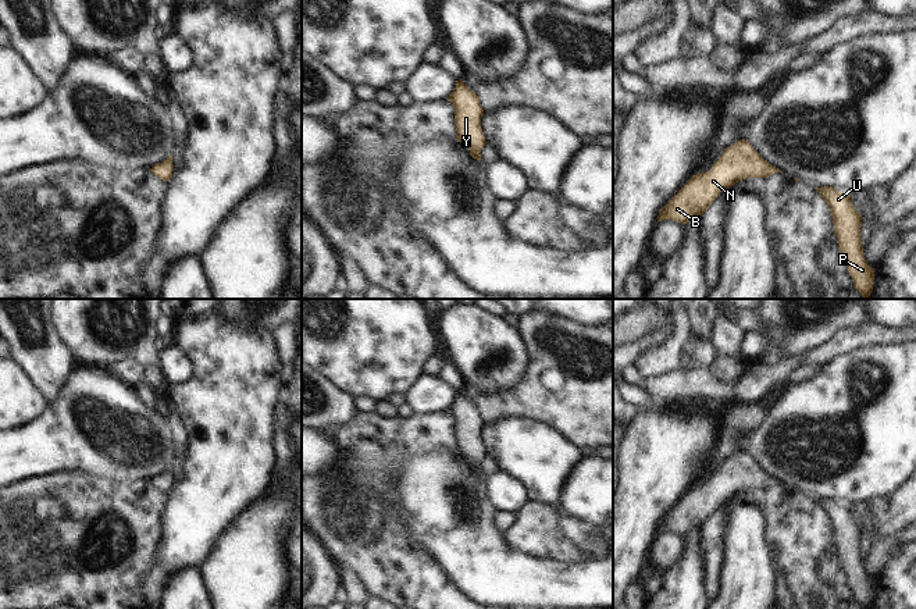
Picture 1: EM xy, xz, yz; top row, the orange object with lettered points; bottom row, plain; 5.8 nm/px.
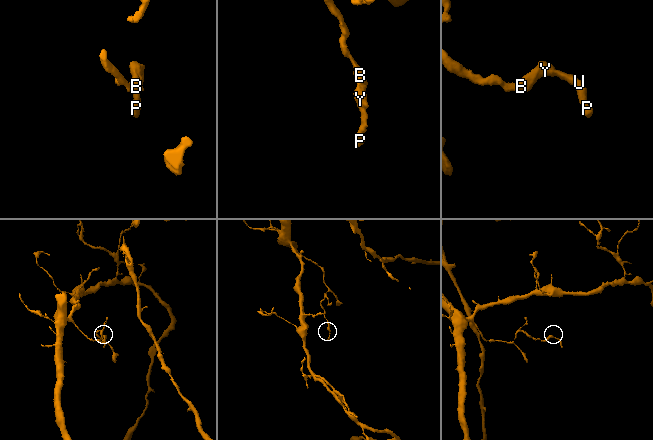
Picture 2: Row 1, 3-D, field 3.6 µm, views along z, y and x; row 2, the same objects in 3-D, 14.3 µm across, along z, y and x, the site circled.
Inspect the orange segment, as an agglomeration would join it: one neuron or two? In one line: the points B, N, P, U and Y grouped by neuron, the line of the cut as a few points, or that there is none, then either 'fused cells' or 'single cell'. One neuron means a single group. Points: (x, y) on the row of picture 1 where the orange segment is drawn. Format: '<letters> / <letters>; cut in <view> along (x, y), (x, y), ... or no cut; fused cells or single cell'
B N P U Y; no cut; single cell

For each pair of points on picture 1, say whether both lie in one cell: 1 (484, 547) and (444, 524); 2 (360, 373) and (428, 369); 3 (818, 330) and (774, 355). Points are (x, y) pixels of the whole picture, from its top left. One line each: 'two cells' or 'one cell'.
1: one cell
2: two cells
3: one cell

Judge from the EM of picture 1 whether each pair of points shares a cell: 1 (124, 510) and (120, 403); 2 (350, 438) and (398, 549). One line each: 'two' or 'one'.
1: two
2: one

